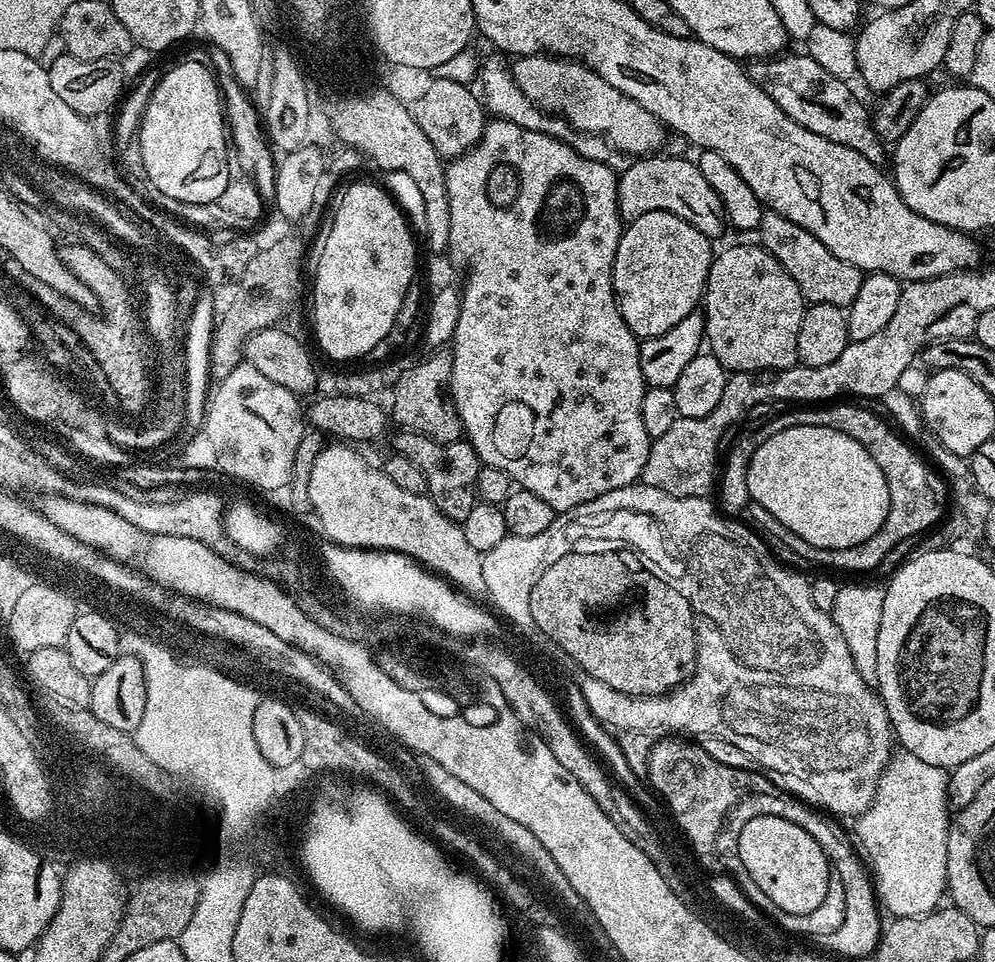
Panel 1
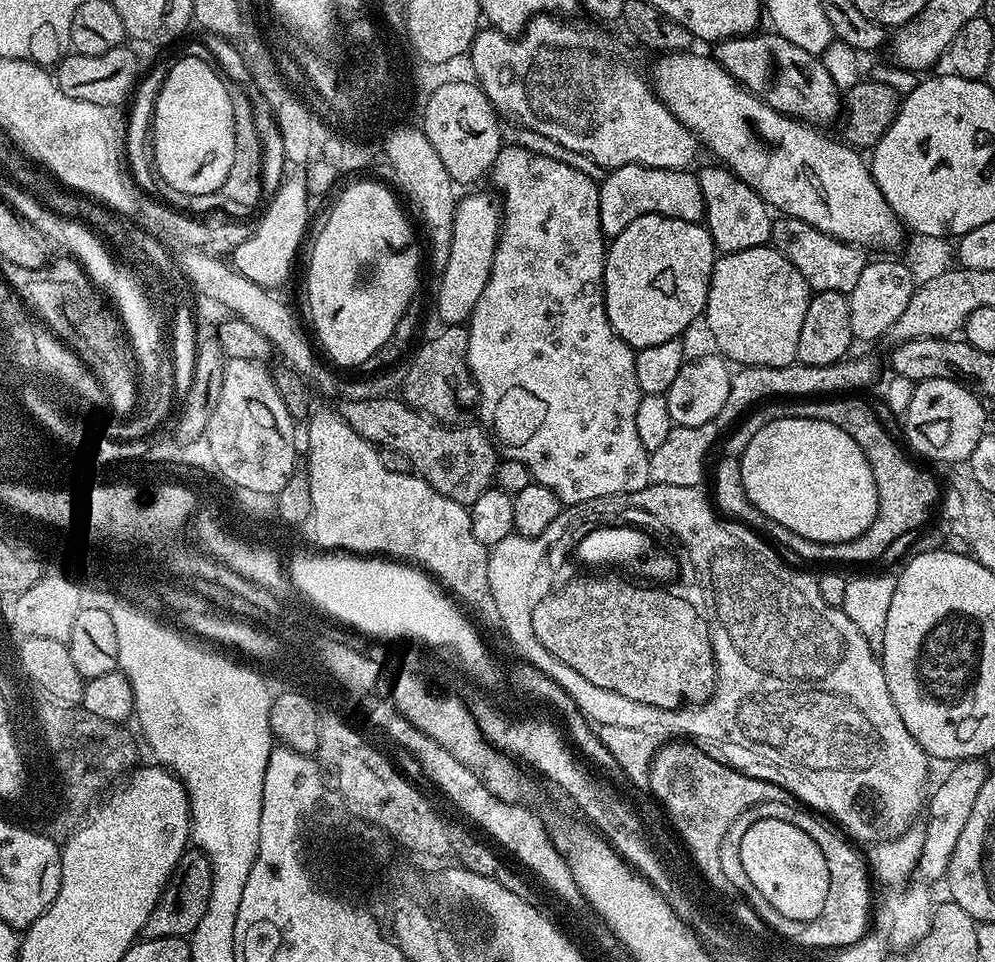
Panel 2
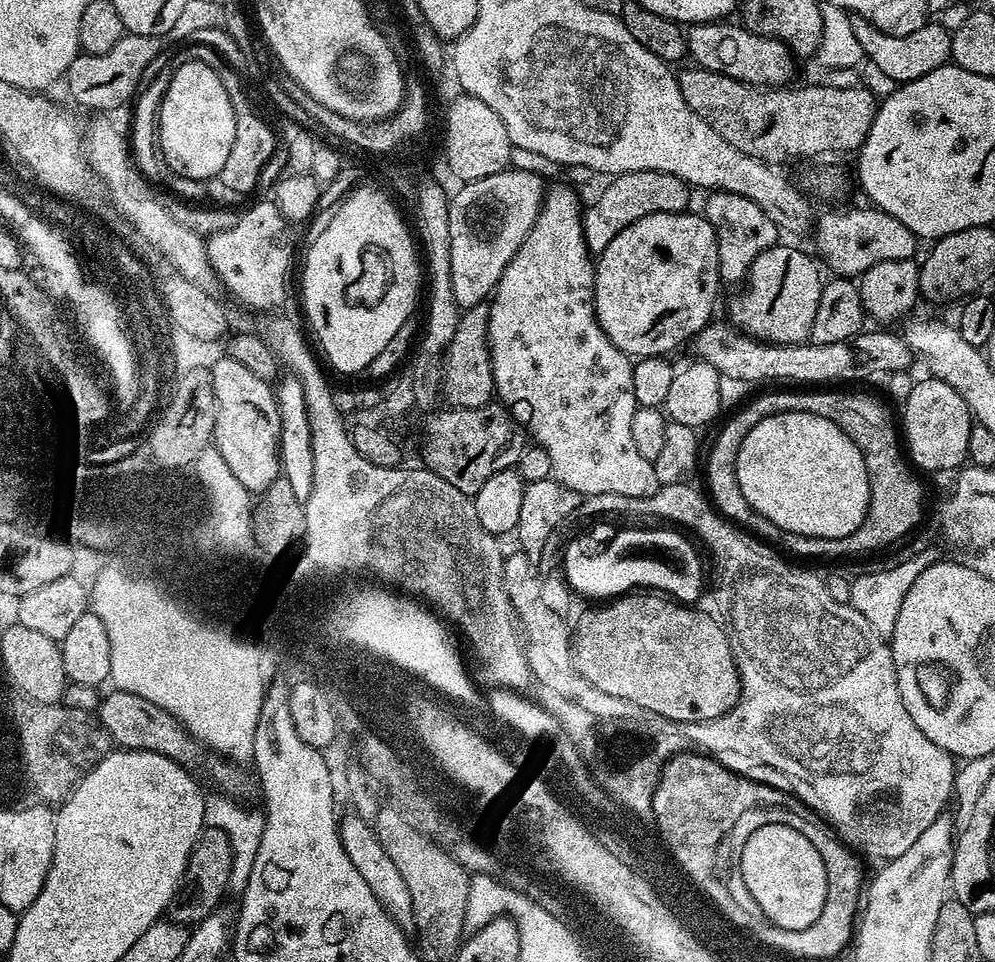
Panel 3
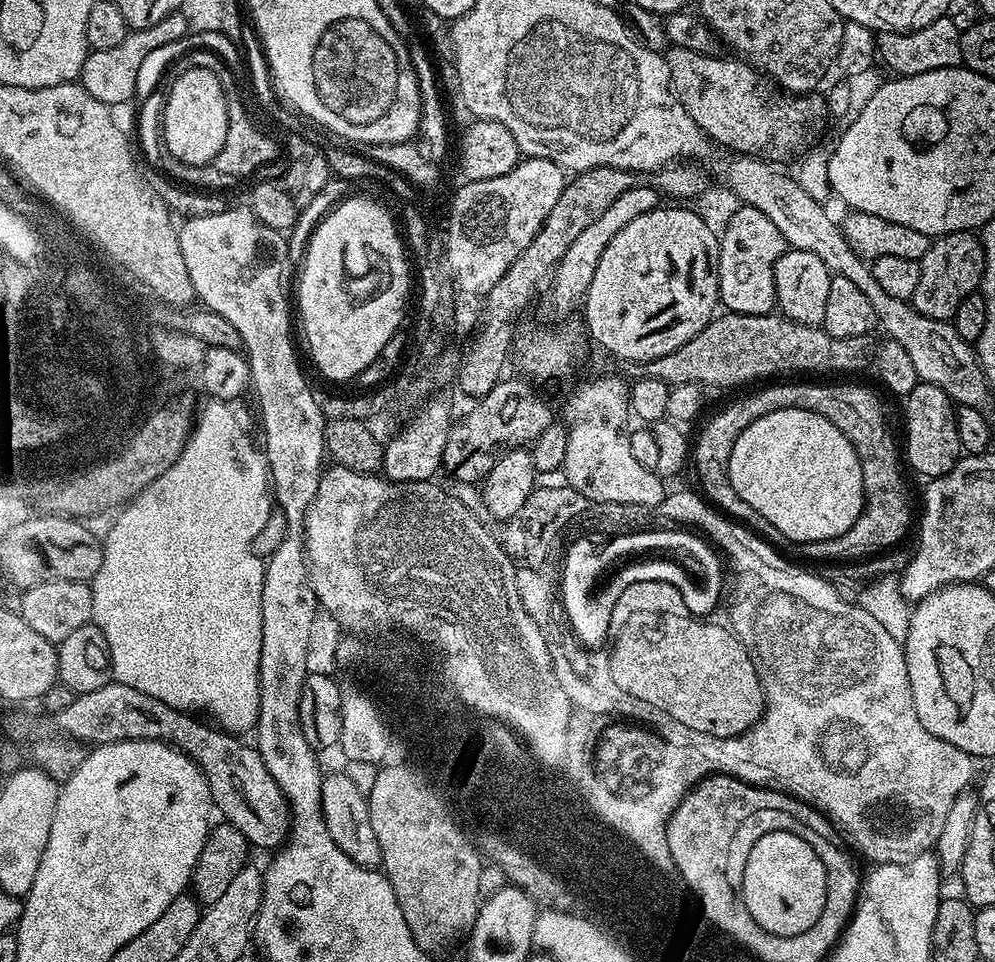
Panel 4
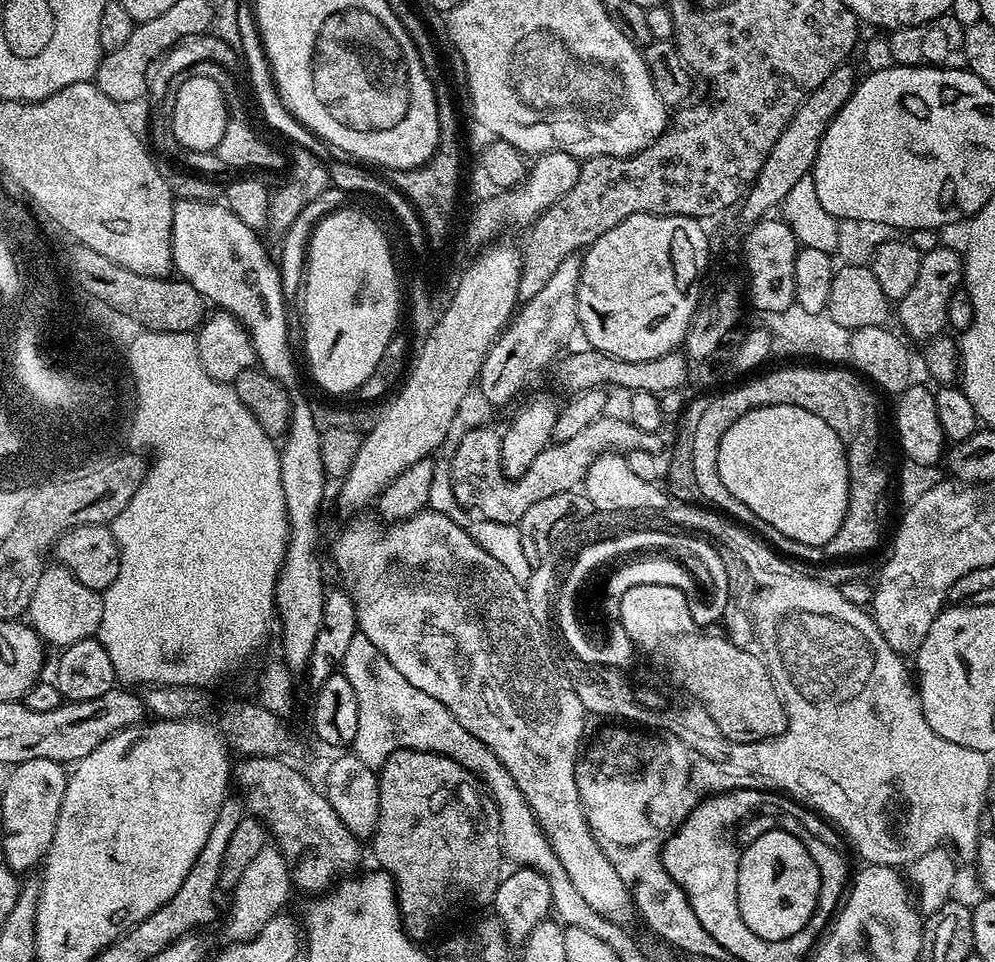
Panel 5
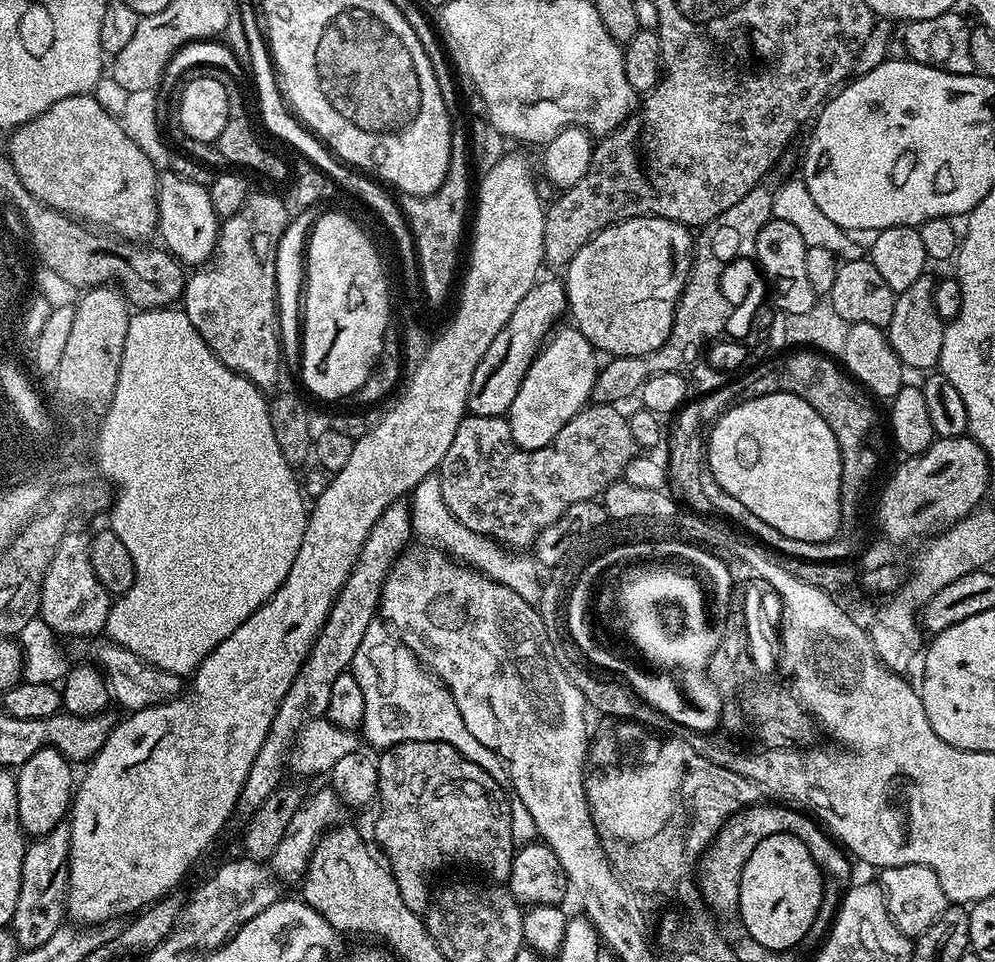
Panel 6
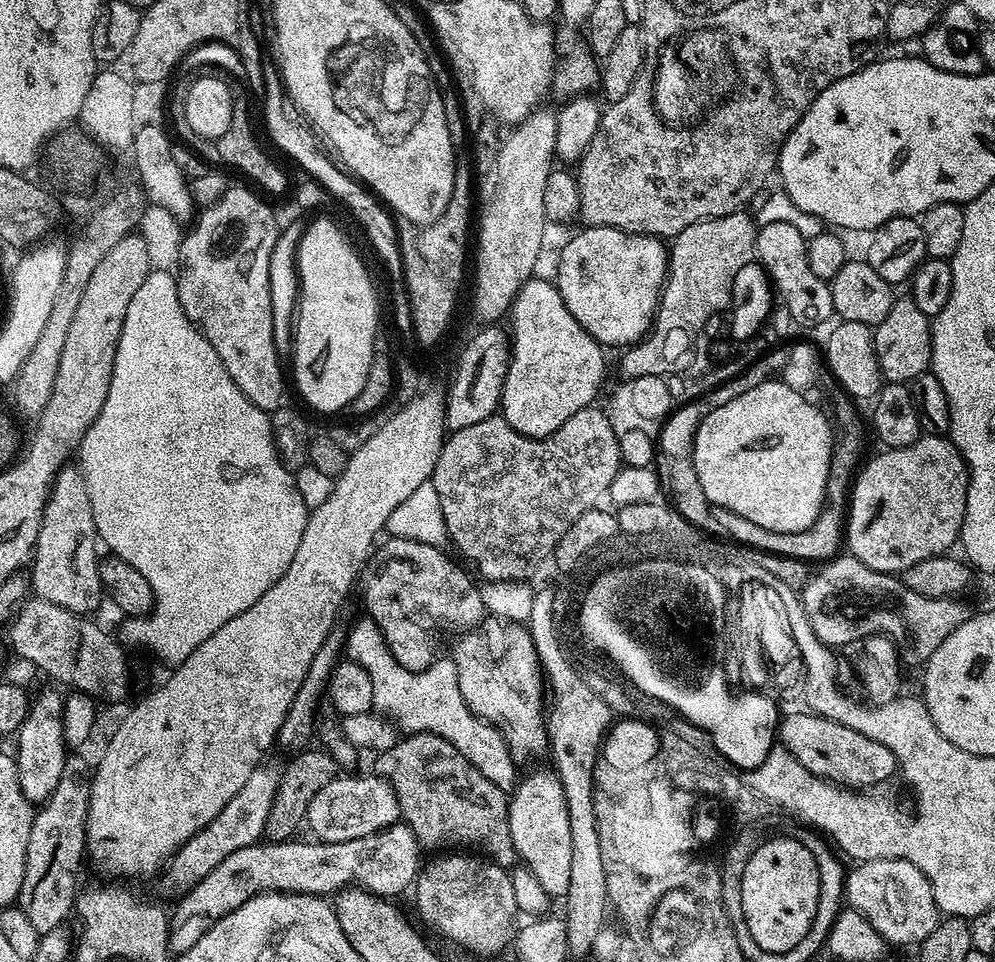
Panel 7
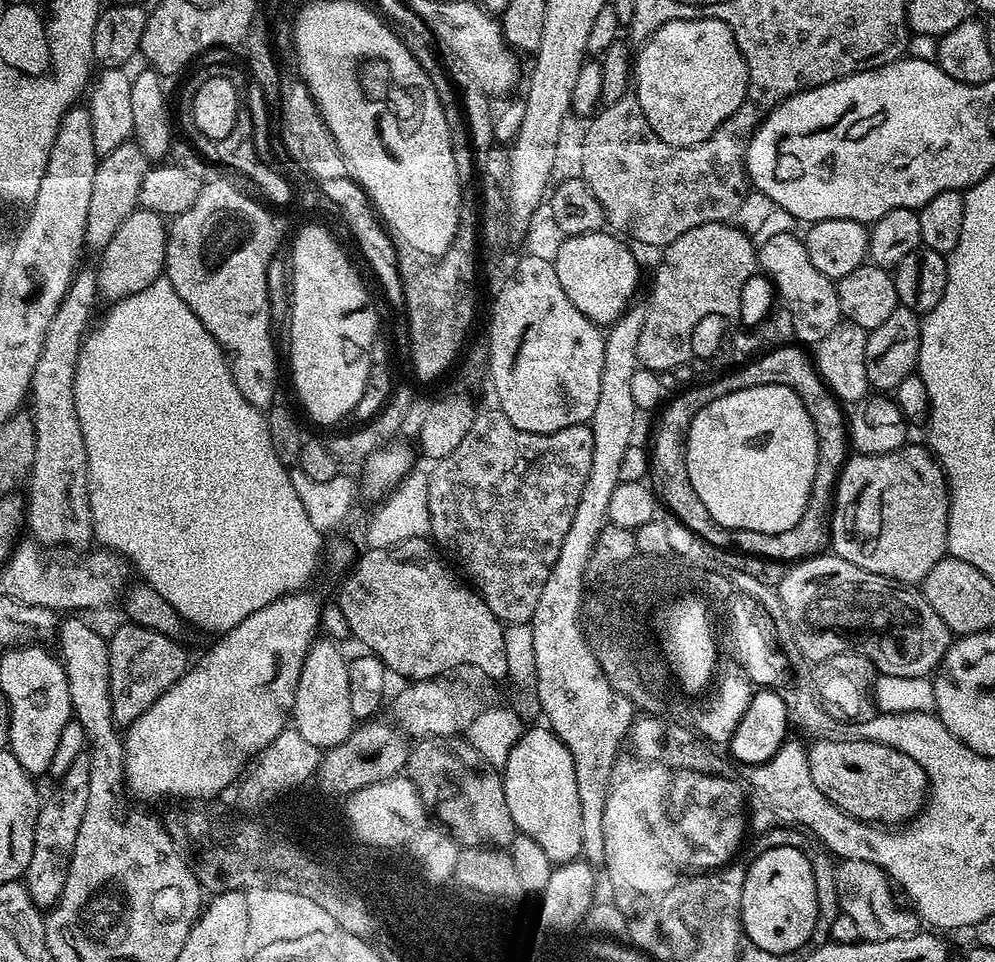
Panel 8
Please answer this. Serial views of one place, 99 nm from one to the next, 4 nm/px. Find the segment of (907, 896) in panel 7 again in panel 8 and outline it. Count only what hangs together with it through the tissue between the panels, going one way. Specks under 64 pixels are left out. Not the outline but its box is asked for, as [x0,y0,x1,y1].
[836,860,918,940]

